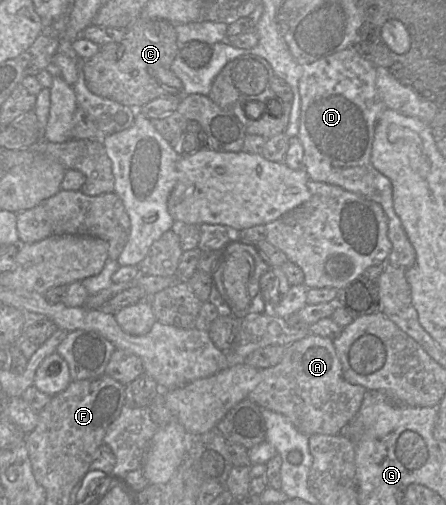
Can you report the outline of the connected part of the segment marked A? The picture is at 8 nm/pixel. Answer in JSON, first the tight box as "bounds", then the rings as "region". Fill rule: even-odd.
{"bounds":[247,333,367,436],"region":[[[313,333],[286,346],[277,365],[259,372],[260,381],[247,398],[260,407],[283,414],[307,436],[342,433],[358,413],[367,391],[344,379],[333,339]]]}

